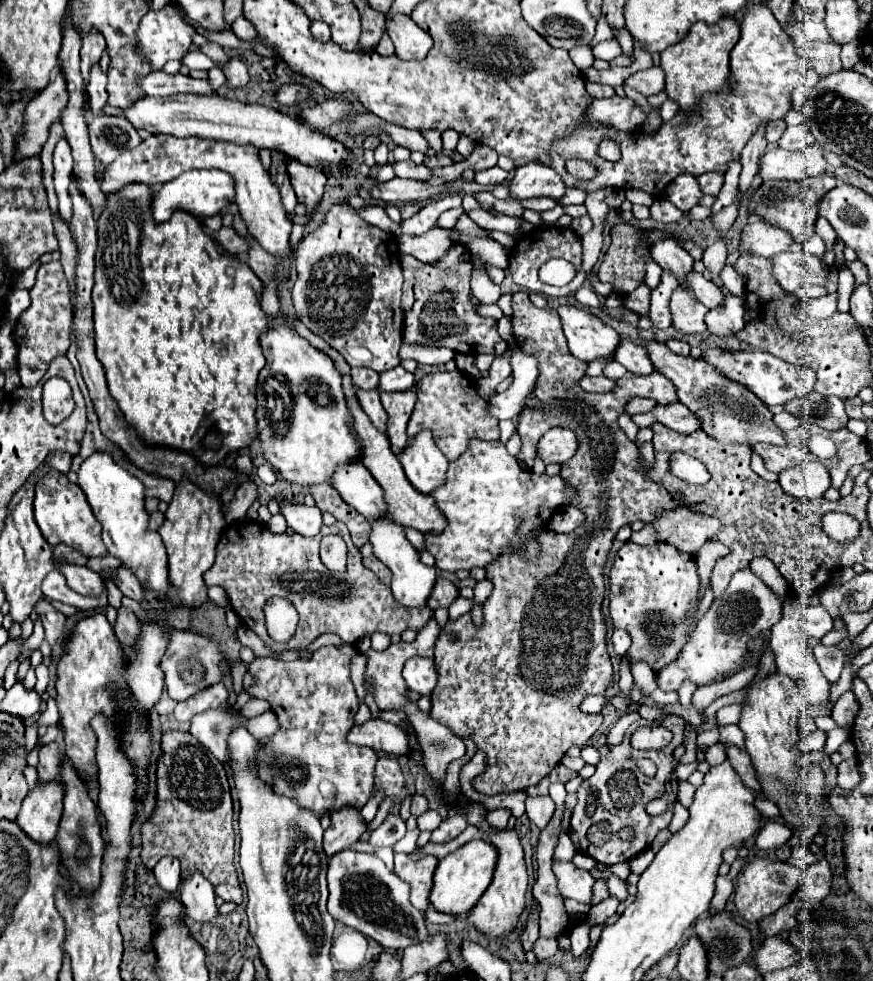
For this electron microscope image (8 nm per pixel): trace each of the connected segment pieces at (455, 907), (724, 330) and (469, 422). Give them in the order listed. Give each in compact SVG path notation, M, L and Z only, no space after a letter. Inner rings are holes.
M483 839L465 843L463 847L459 847L457 851L449 853L439 861L429 895L431 905L437 911L449 915L469 913L471 907L475 907L475 903L479 901L479 895L483 895L483 891L487 889L487 883L491 883L491 871L495 871L495 849Z
M727 295L723 307L711 309L705 317L707 331L725 339L725 337L737 337L737 333L745 327L745 311L743 311L743 299L735 295Z
M463 371L427 373L413 387L417 393L417 403L415 403L413 415L407 425L409 441L419 431L429 429L433 433L433 441L441 449L441 453L449 461L455 461L465 453L471 439L483 439L483 441L499 439L499 427L497 427L499 421L489 415L487 401L477 393L475 381L471 377L467 377Z

